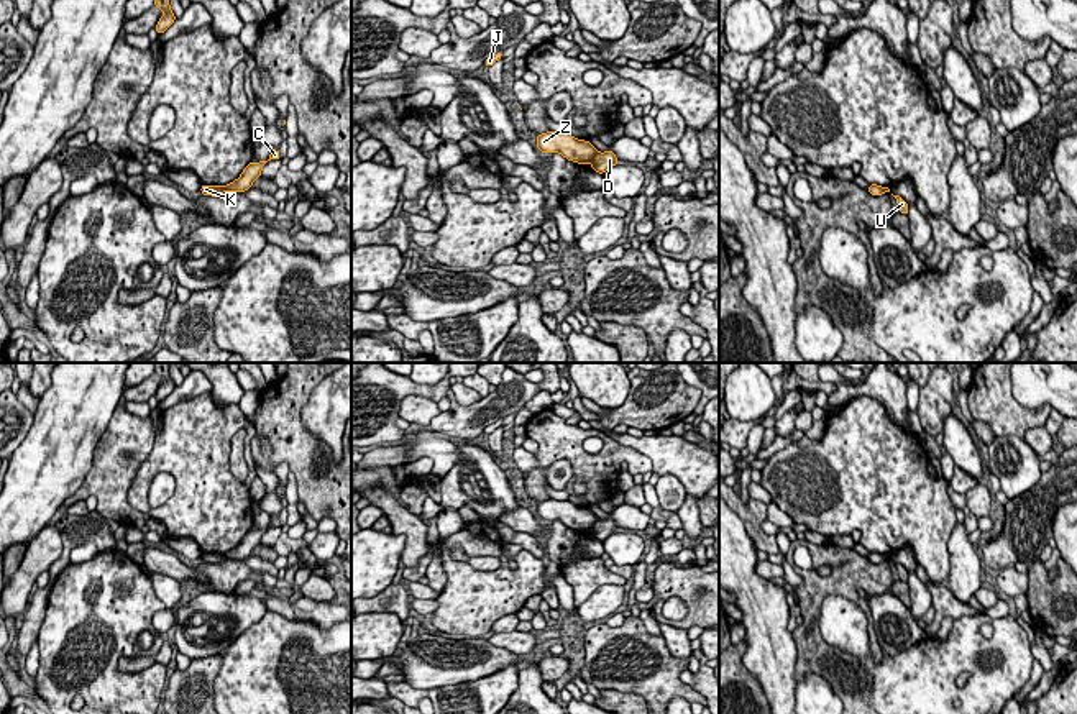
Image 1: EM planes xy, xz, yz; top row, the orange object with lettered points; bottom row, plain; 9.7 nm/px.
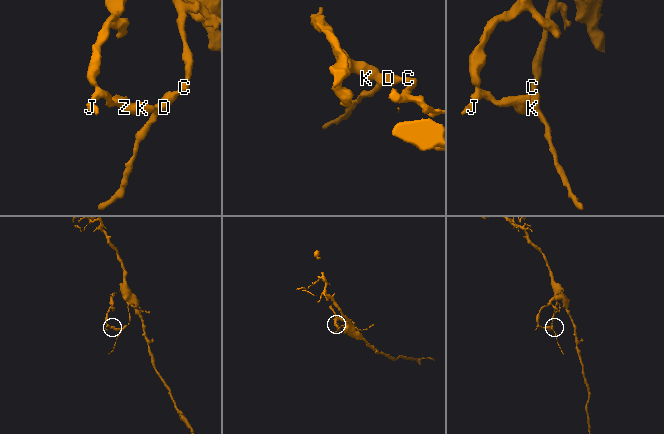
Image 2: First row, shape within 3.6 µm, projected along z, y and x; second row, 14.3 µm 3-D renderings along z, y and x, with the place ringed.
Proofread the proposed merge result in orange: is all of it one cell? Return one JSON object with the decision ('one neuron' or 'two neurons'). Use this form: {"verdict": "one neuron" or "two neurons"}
{"verdict": "two neurons"}

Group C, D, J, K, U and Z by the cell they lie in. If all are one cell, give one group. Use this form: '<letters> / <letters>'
C D U / J K Z

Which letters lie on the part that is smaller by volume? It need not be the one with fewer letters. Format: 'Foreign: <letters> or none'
Foreign: J, K, Z

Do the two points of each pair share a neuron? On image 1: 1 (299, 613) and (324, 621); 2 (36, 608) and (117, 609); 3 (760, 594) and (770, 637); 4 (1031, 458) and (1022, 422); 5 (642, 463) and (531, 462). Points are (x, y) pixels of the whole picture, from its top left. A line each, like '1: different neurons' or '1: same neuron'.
1: same neuron
2: different neurons
3: same neuron
4: different neurons
5: different neurons

